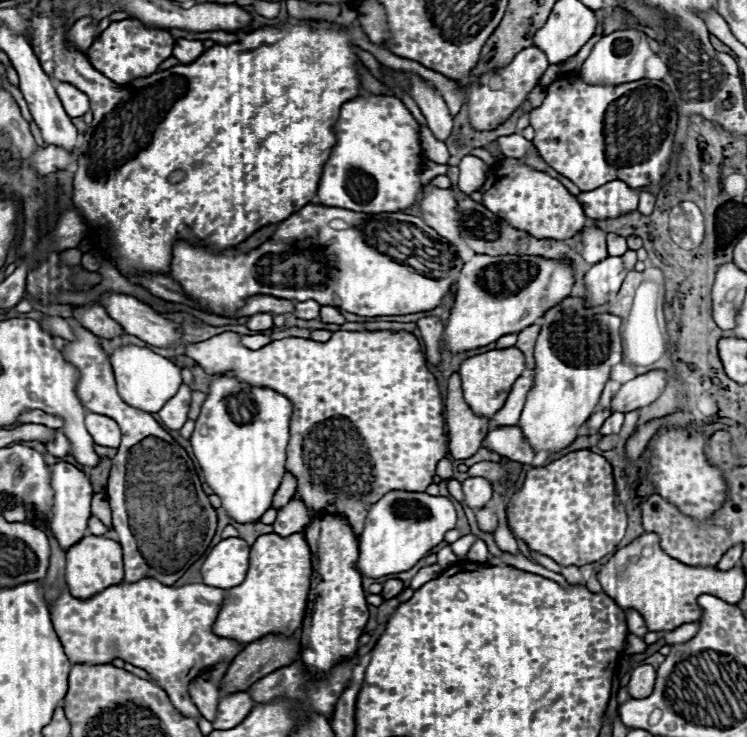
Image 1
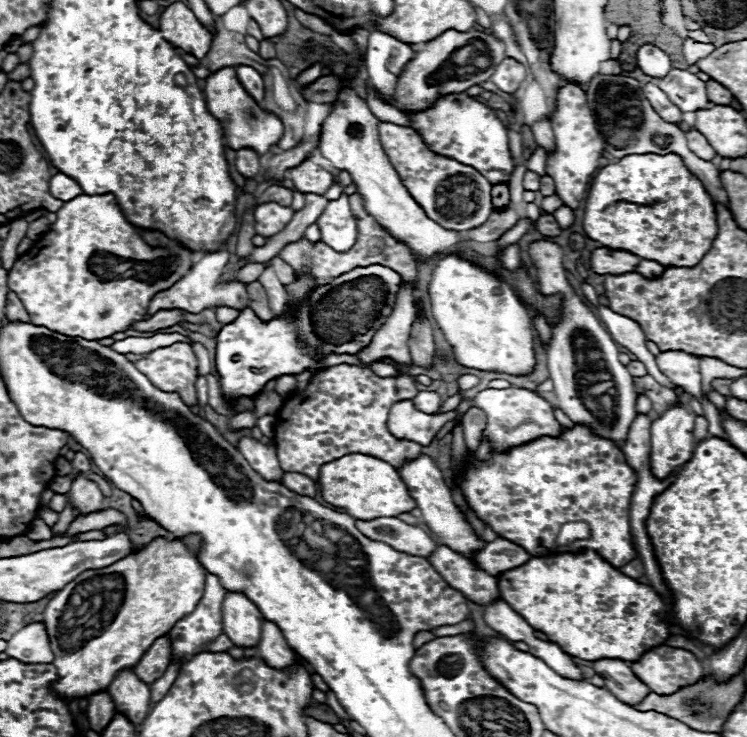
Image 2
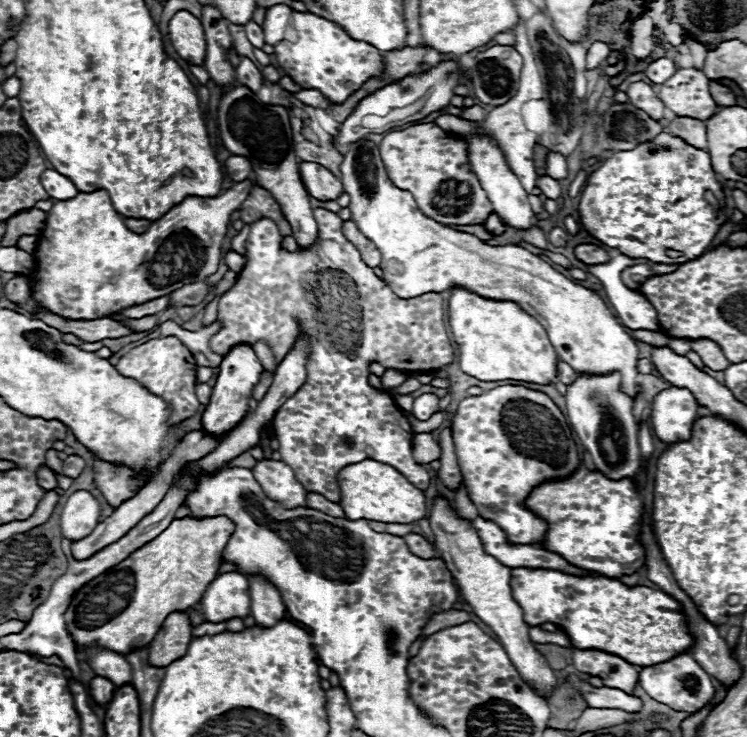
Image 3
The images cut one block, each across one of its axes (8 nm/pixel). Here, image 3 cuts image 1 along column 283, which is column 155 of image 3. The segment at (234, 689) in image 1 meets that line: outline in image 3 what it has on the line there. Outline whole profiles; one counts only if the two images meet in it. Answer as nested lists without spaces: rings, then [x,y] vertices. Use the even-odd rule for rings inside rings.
[[[174,612],[170,614],[156,638],[148,646],[148,664],[156,668],[164,668],[172,664],[176,658],[182,658],[192,642],[192,626],[188,614]]]

